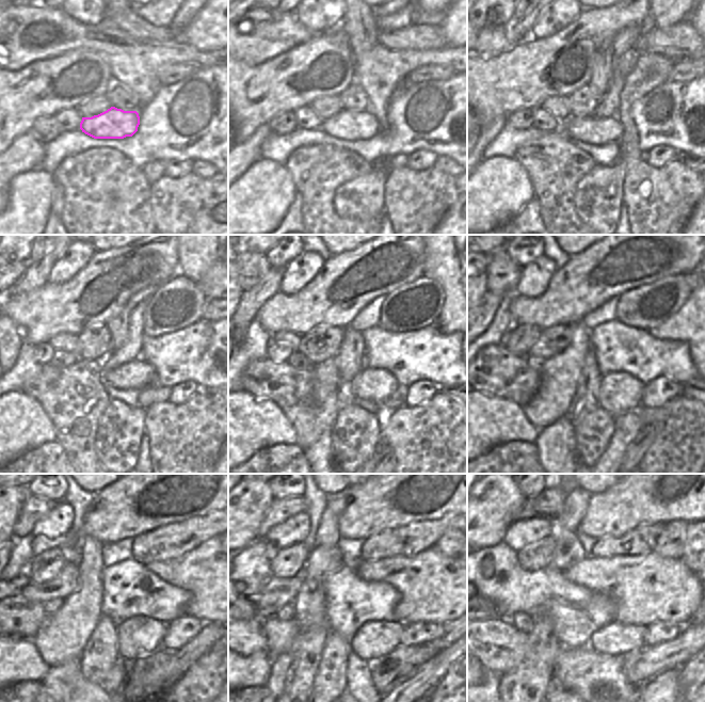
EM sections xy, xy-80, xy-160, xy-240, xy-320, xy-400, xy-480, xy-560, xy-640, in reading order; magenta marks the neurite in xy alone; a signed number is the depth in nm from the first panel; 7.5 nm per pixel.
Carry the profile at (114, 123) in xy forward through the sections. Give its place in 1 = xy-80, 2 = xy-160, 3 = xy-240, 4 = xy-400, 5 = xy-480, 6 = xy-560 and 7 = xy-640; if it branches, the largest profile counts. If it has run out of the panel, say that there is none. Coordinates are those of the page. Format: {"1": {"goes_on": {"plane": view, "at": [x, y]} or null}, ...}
{"1": {"goes_on": {"plane": "xy-80", "at": [349, 125]}}, "2": {"goes_on": {"plane": "xy-160", "at": [594, 130]}}, "3": {"goes_on": {"plane": "xy-240", "at": [138, 373]}}, "4": {"goes_on": {"plane": "xy-400", "at": [619, 392]}}, "5": {"goes_on": {"plane": "xy-480", "at": [139, 636]}}, "6": {"goes_on": {"plane": "xy-560", "at": [374, 639]}}, "7": {"goes_on": {"plane": "xy-640", "at": [613, 639]}}}

